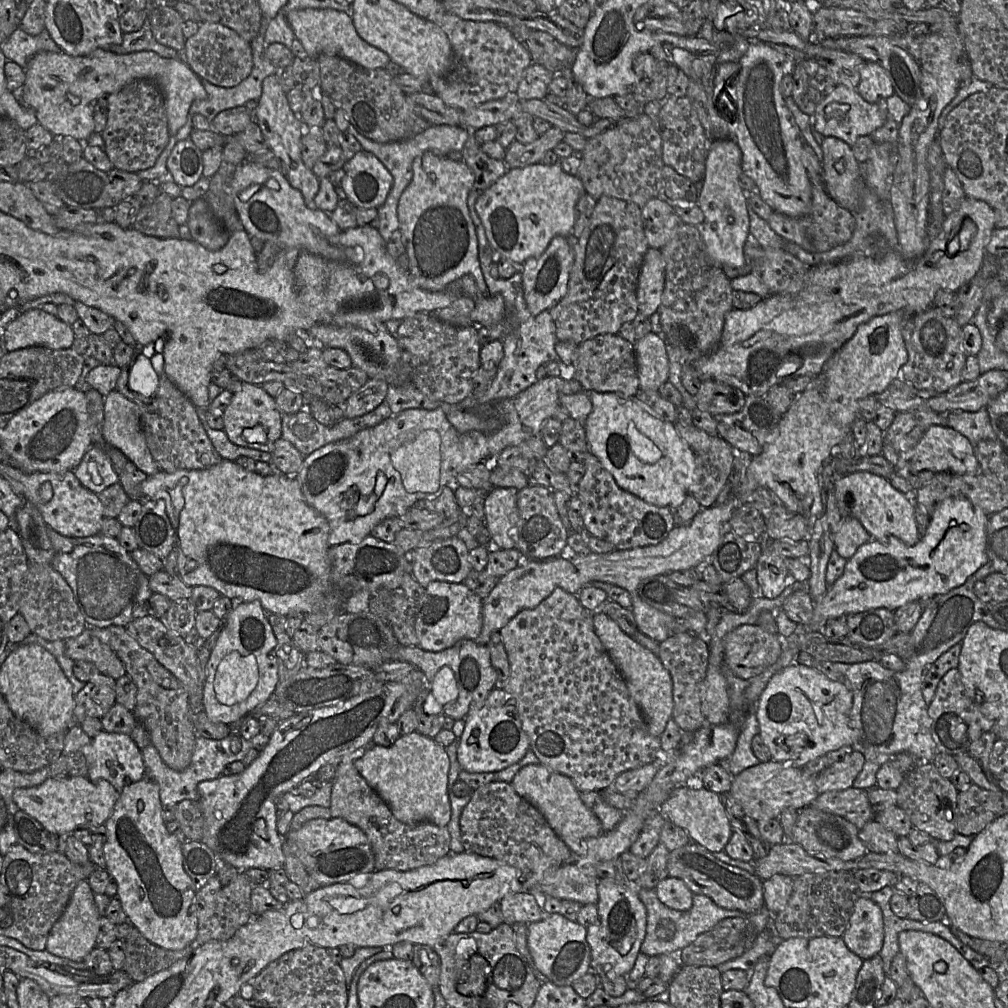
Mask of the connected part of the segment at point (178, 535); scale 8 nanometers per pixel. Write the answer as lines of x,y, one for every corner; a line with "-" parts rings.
117,389
112,390
105,396
102,432
104,440
109,445
120,450
129,461
133,462
141,471
148,475
141,483
141,491
145,499
163,502
167,516
174,529
175,548
178,553
178,576
186,585
190,587
208,586
218,591
221,596
229,599
240,598
244,603
259,602
267,614
297,616
298,614
308,614
324,610
324,597
331,588
331,566
328,557
330,526
326,518
307,503
295,477
278,472
262,476
255,471
245,470
235,461
225,459
216,465
201,470
162,471
154,461
147,446
138,405
122,395

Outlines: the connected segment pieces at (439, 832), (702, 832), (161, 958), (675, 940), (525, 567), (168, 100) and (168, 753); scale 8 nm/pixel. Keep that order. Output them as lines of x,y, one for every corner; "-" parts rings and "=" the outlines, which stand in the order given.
343,757
332,781
330,812
334,818
342,818
359,827
368,837
375,857
375,871
398,870
409,871
419,867
434,864
450,851
451,836
447,827
440,827
431,822
423,821
406,824
399,821
392,813
388,804
368,784
354,765
352,757
=
701,778
674,789
661,804
659,813
663,817
684,829
691,841
703,846
711,853
724,851
733,830
731,828
721,796
701,786
=
134,926
125,938
125,960
123,969
133,982
171,967
193,951
192,944
180,950
168,950
149,942
=
638,888
638,896
647,912
646,935
641,944
640,952
647,956
660,956
667,953
679,953
690,945
701,933
714,927
719,921
730,917
748,918
757,935
770,926
772,915
763,906
758,912
747,915
739,910
728,910
717,906
709,897
702,894
693,895
692,907
687,911
671,909
658,898
655,889
=
731,496
723,504
702,508
689,524
676,525
663,541
655,545
603,554
567,552
548,560
523,560
517,568
500,578
483,600
482,629
474,641
487,645
494,632
499,632
520,611
539,605
556,588
578,594
593,582
607,582
636,593
637,586
649,577
690,568
700,571
703,564
709,564
711,555
729,529
729,521
737,507
735,496
=
97,49
86,56
72,56
61,52
40,52
33,56
25,69
25,82
21,90
12,91
20,103
32,109
38,119
54,137
71,136
84,144
95,132
94,109
99,98
117,92
134,80
146,79
154,81
162,91
170,135
175,135
187,122
192,104
204,100
207,92
201,79
182,59
161,57
154,51
139,51
129,54
117,53
113,50
=
126,627
91,628
91,633
115,652
136,685
136,706
133,714
146,729
151,744
155,746
164,763
176,771
186,769
191,763
196,740
187,689
152,653
137,643

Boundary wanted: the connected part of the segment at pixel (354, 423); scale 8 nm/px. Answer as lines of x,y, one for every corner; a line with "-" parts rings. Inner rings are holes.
386,400
369,413
356,418
344,417
332,426
318,422
306,409
293,414
282,413
282,438
291,442
306,457
327,444
351,438
363,429
375,427
393,415

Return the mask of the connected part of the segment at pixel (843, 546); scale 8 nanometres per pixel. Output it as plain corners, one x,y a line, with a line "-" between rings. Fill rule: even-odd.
844,517
833,537
834,549
846,560
850,559
863,544
871,540
870,534
854,517

